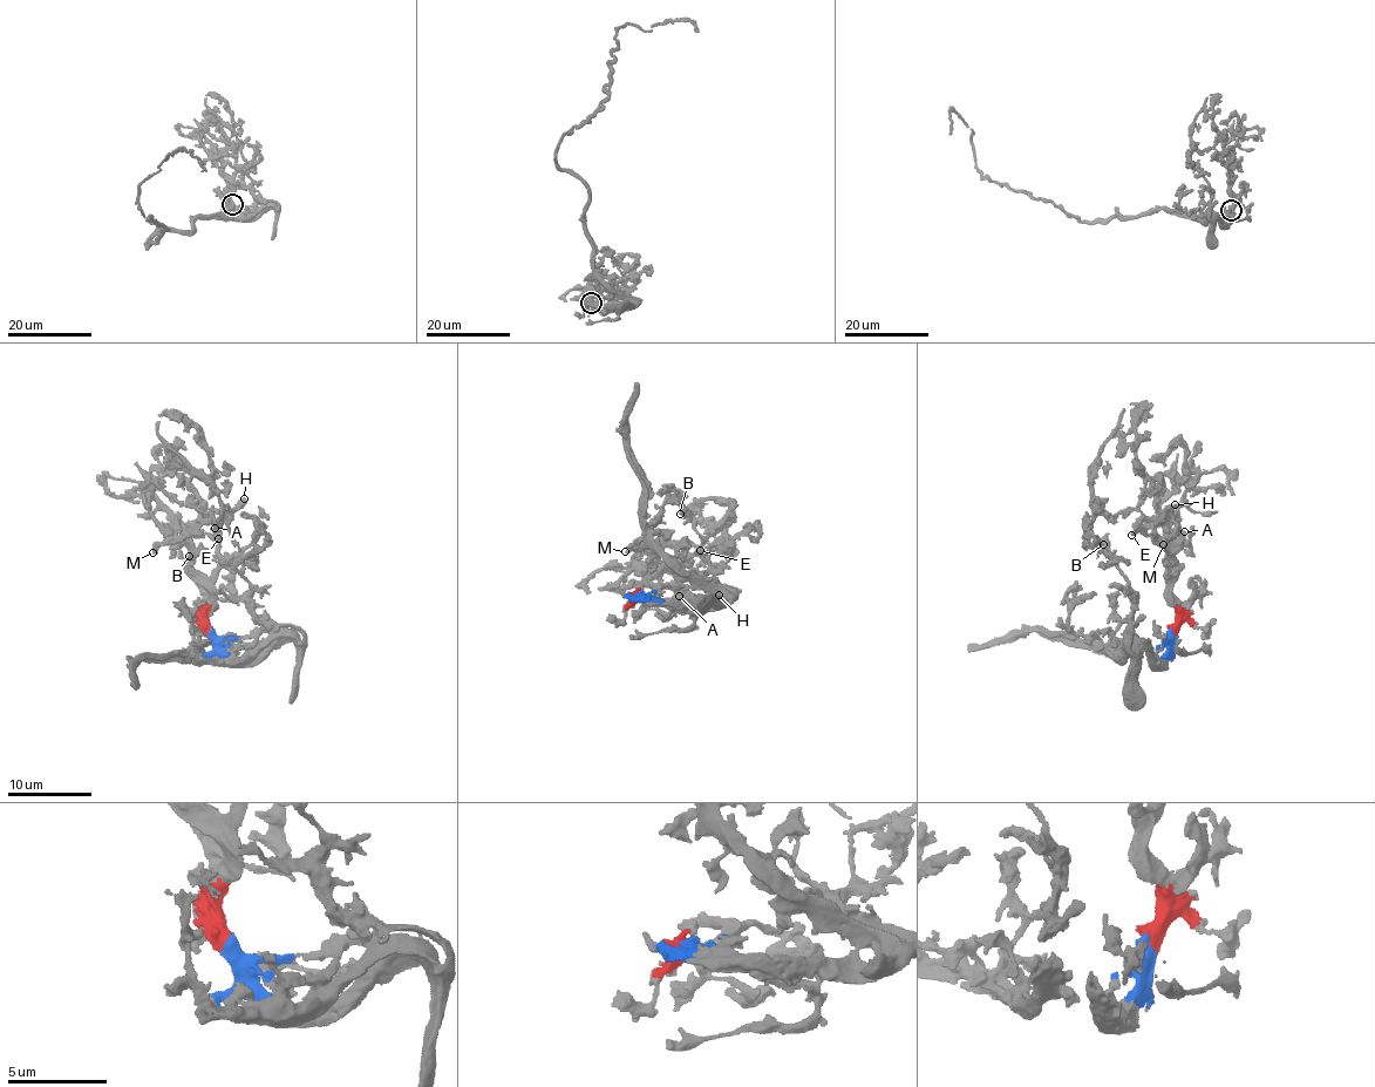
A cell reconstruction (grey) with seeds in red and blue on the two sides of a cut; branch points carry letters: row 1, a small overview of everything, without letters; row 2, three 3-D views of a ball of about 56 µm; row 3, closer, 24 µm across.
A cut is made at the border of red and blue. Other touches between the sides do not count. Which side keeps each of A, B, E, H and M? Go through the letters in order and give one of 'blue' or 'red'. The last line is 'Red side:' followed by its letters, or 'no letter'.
A: red
B: blue
E: red
H: red
M: red
Red side: A, E, H, M

